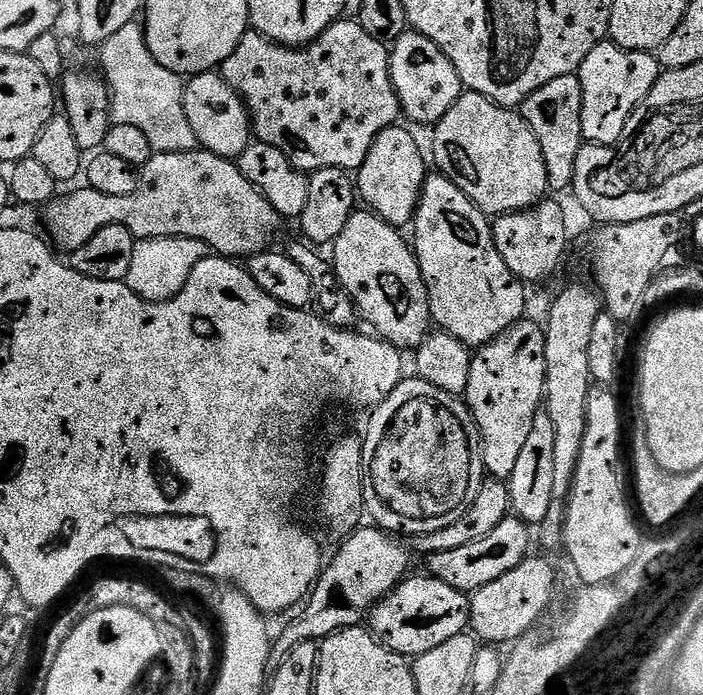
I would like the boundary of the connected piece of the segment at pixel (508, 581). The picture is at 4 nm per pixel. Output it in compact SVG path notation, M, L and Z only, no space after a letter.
M535 554L529 555L521 564L514 566L514 570L502 574L502 578L494 578L494 582L486 582L486 586L471 593L468 605L471 635L488 646L508 646L523 641L524 635L547 610L555 584L556 576L552 573L551 562Z

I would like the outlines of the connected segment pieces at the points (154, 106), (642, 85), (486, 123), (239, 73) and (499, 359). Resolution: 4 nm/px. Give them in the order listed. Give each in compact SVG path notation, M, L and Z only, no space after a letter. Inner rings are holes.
M132 21L122 26L121 29L108 38L99 47L101 75L109 89L111 98L111 114L115 124L137 126L142 134L150 141L152 150L157 153L182 153L193 152L198 147L197 135L191 129L190 120L185 110L185 79L174 74L173 71L166 70L150 54L148 44L145 42L143 25L139 21Z
M605 42L586 54L578 75L582 86L582 134L585 141L615 146L623 141L626 122L632 117L632 111L648 97L656 79L662 75L662 69L653 53L628 52L617 44Z
M465 91L458 98L458 102L454 102L454 106L450 106L450 110L446 110L446 114L435 124L433 132L436 133L432 136L432 152L430 148L430 156L434 164L434 159L436 159L436 164L440 167L437 168L439 175L450 178L450 182L454 182L454 186L458 186L458 190L462 190L462 194L466 194L466 198L470 198L470 202L474 202L474 206L482 209L485 216L495 218L505 216L511 212L521 212L539 204L541 200L549 195L550 189L546 178L546 158L542 158L542 146L538 146L538 138L534 138L534 130L530 130L530 126L525 122L523 115L519 111L503 108L501 104L496 104L490 98L486 98L477 92Z
M355 19L335 20L325 32L303 46L285 46L249 30L238 42L238 50L222 65L224 81L239 94L248 109L250 128L257 141L274 146L290 158L299 172L311 174L323 168L359 170L382 130L401 119L400 99L392 81L389 45L370 38Z
M531 318L519 320L517 324L511 324L501 336L494 338L490 343L484 345L472 357L472 365L470 366L470 382L466 393L466 408L469 408L470 418L475 422L477 430L480 432L480 457L484 463L485 473L493 480L507 481L512 475L514 466L518 462L518 454L522 451L522 445L526 443L526 437L530 435L530 430L534 430L534 418L537 412L541 411L542 401L544 399L544 379L546 378L546 350L544 349L544 330L538 323L535 324Z

